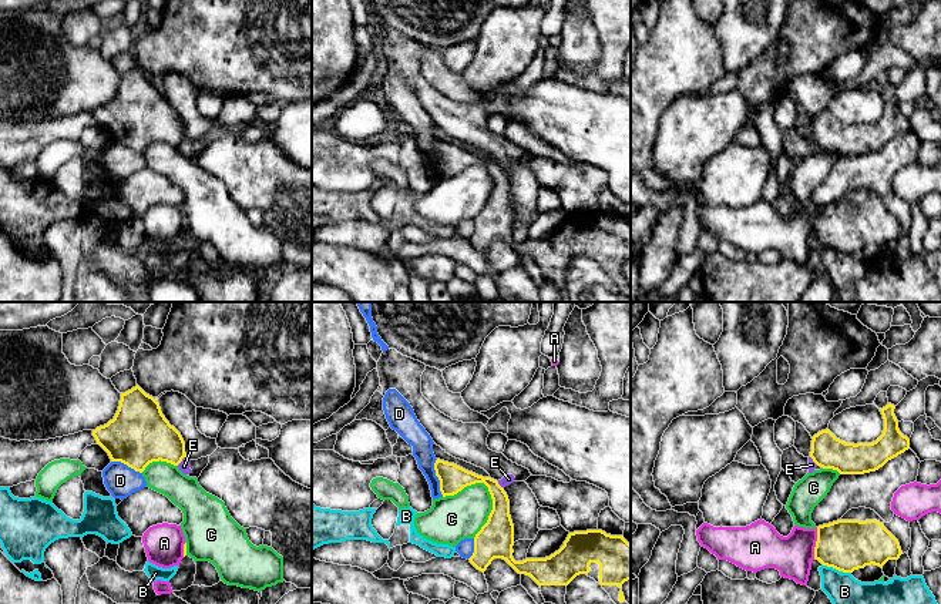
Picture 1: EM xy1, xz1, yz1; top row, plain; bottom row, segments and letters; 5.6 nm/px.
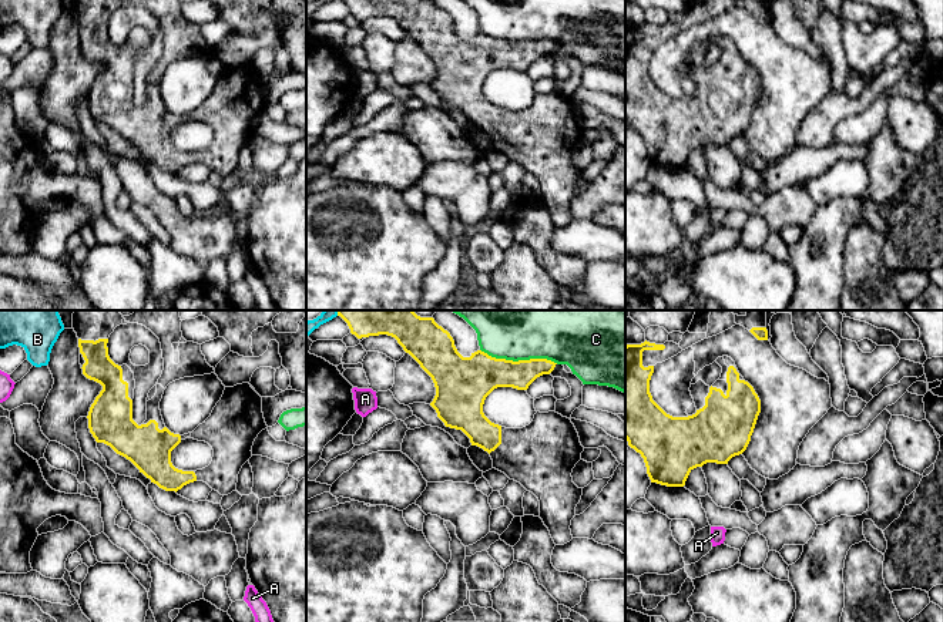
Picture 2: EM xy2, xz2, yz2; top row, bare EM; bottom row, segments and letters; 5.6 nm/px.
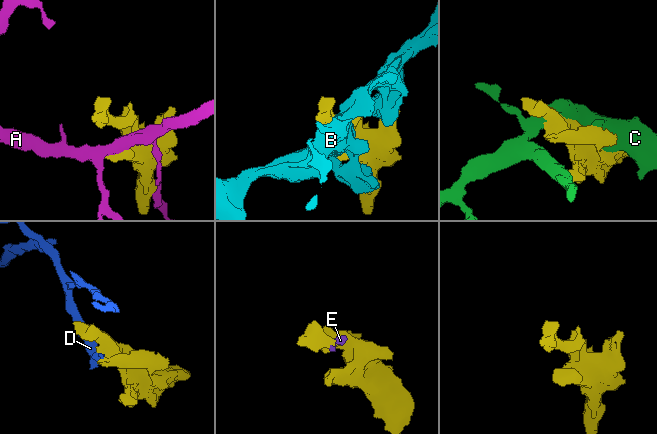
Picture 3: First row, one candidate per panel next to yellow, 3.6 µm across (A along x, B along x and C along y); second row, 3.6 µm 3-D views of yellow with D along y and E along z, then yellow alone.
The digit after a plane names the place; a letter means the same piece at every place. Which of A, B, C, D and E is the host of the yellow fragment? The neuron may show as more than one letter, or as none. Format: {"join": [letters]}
{"join": []}

